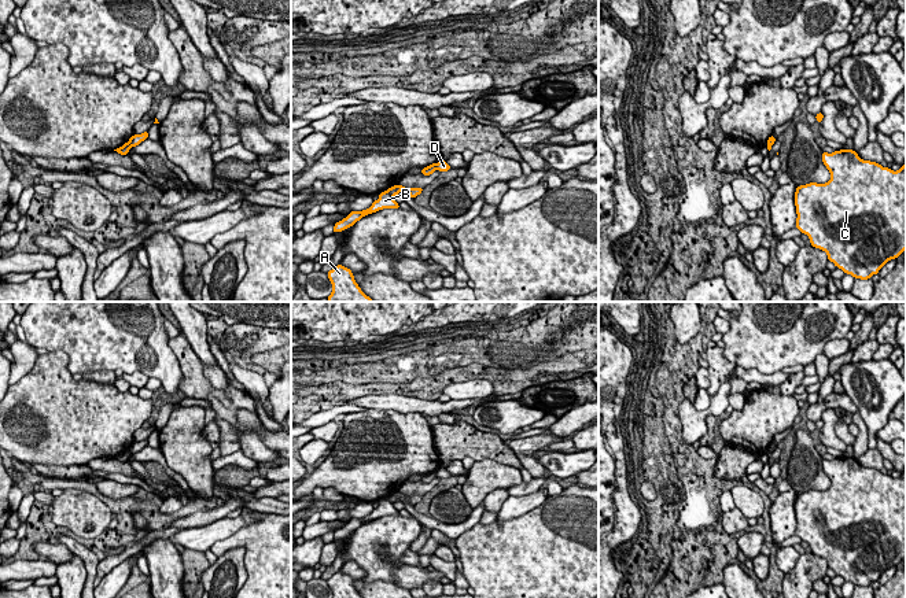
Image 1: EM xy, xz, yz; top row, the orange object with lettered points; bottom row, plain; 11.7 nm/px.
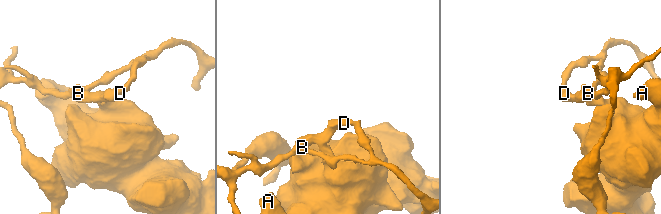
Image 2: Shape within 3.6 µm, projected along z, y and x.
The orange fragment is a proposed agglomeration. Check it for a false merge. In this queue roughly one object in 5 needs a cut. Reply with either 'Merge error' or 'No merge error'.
Merge error

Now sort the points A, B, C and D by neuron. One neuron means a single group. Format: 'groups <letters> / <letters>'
groups A C / B D

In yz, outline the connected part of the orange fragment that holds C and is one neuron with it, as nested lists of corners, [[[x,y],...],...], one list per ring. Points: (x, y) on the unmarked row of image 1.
[[[852,457],[822,458],[830,480],[825,491],[796,494],[796,531],[810,551],[826,560],[828,568],[854,586],[869,587],[906,557],[906,470],[896,479],[863,468]]]

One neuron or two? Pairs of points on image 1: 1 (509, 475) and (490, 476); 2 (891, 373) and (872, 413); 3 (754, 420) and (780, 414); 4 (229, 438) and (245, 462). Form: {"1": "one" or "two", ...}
{"1": "one", "2": "one", "3": "one", "4": "two"}

